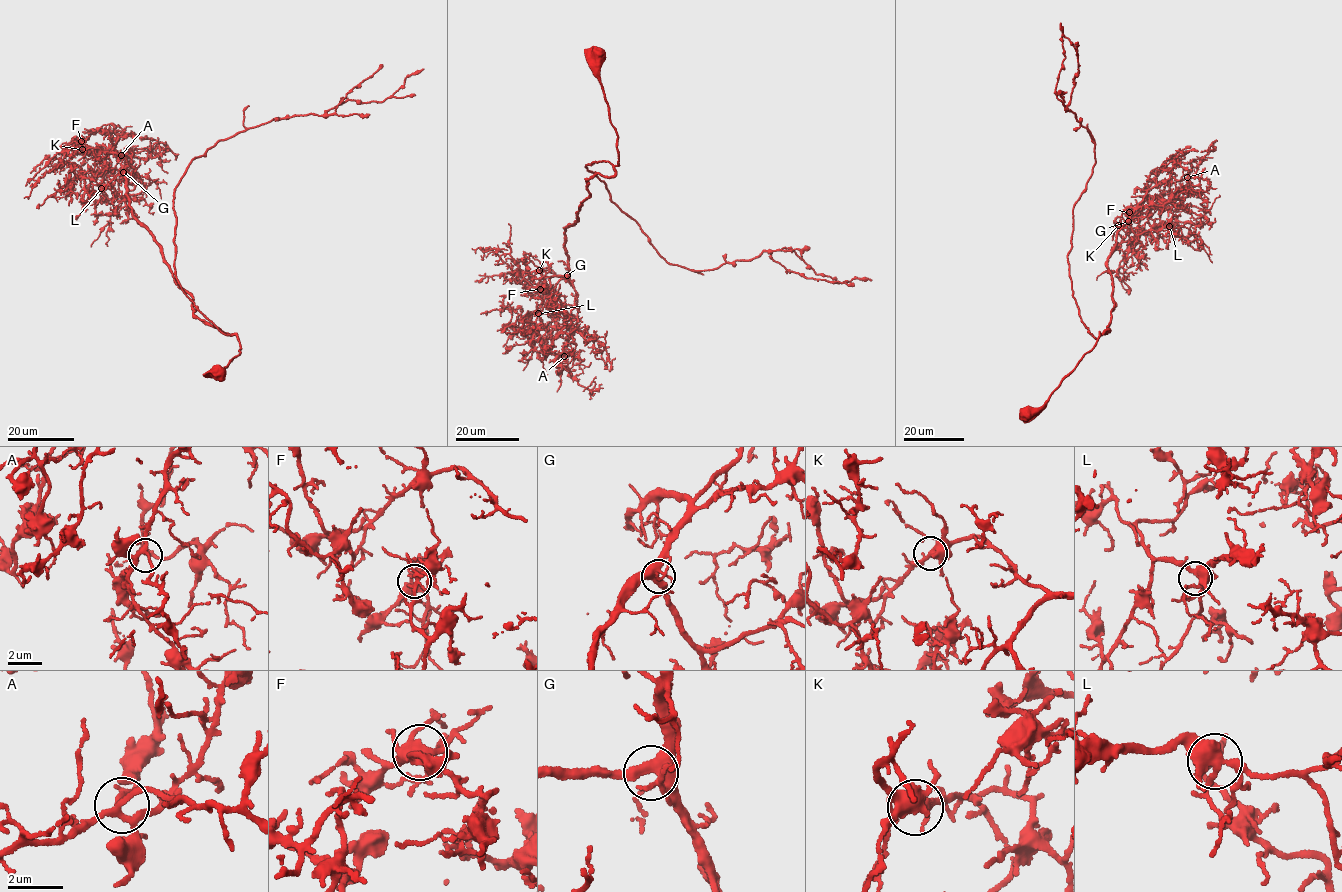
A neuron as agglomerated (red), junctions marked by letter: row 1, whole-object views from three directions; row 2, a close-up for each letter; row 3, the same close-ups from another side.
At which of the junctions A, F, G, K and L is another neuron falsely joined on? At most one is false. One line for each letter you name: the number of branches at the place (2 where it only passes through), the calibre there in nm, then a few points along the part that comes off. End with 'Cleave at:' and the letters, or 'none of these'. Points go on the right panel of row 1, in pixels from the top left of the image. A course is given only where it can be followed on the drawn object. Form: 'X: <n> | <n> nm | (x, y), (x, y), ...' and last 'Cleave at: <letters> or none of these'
Cleave at: none of these

